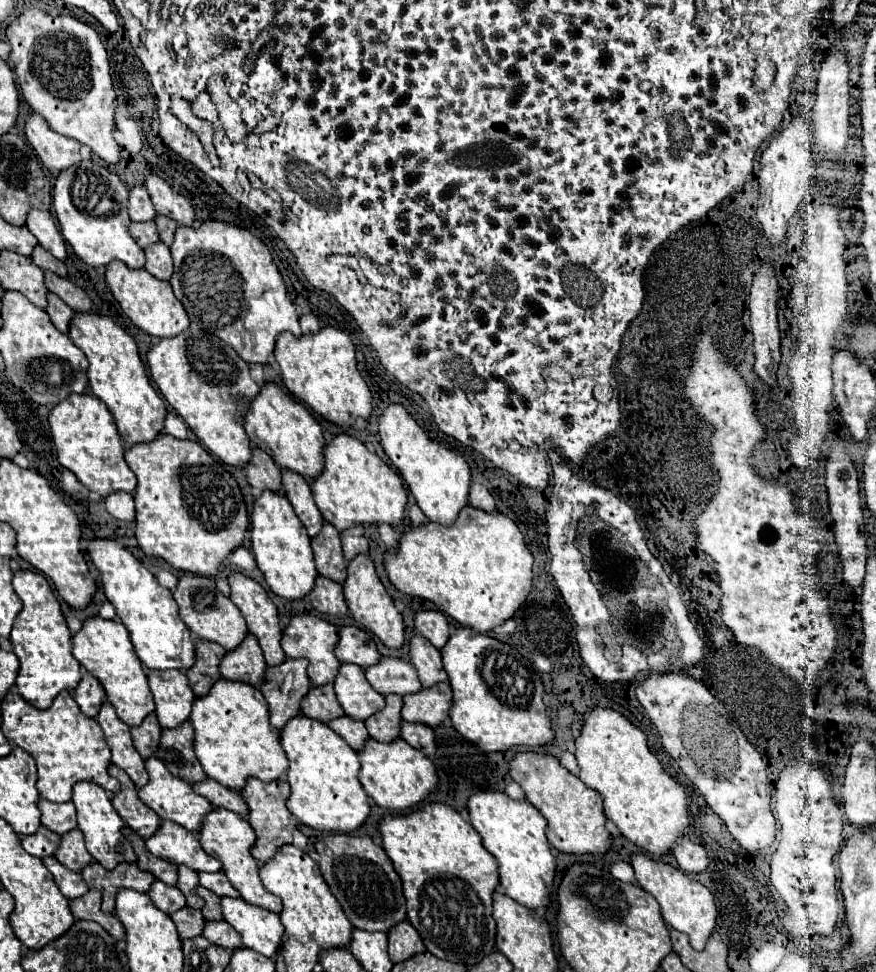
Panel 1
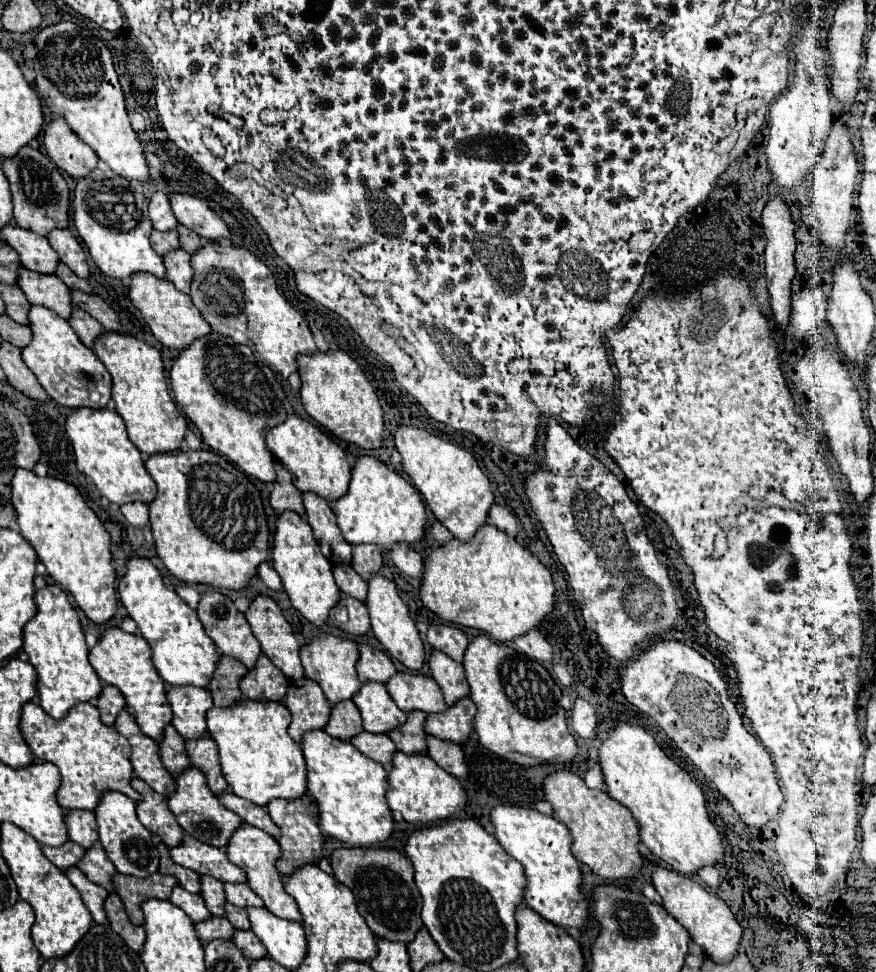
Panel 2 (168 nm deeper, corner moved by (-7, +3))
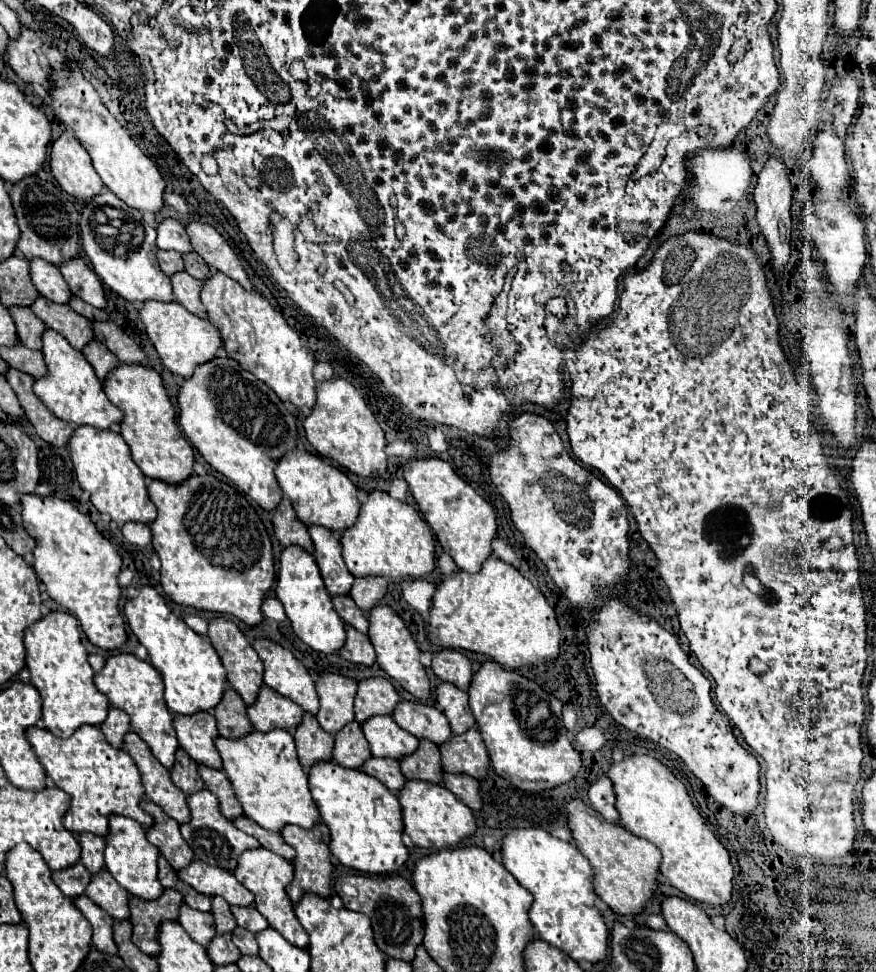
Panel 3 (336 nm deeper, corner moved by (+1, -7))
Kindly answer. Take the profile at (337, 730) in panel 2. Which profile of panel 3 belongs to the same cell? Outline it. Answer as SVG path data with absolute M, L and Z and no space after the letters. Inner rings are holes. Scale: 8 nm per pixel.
M357 720L343 726L335 736L333 746L333 762L345 766L345 768L361 768L361 762L369 758L369 744L361 732L361 726Z

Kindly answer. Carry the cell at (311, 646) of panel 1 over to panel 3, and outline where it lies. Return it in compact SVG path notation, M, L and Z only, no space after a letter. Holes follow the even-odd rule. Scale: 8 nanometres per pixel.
M319 672L317 680L317 694L319 694L319 712L317 722L329 734L335 734L355 718L353 700L357 694L357 682L343 674L335 672Z

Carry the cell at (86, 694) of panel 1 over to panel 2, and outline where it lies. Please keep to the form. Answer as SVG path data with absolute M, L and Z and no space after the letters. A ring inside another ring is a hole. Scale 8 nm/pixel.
M105 686L101 696L95 700L95 706L101 712L101 722L107 726L113 726L117 714L125 710L125 698L115 686Z

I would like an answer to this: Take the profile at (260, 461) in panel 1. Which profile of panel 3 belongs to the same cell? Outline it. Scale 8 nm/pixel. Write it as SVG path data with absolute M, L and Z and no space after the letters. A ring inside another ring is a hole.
M285 496L273 510L273 528L275 528L275 536L281 540L283 546L299 544L307 552L313 552L313 544L311 544L307 526L297 518L289 498L285 498Z

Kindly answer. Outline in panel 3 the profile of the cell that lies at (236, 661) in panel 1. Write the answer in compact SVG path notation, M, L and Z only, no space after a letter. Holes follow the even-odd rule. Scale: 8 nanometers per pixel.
M263 684L257 694L257 700L251 706L247 706L247 716L251 724L261 732L273 728L291 730L301 722L303 710L293 700L281 696L279 692Z

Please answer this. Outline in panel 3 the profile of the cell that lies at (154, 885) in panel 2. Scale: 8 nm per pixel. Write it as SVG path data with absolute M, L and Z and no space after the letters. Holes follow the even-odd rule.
M165 888L163 894L155 900L129 898L129 922L133 926L133 944L139 946L145 954L157 954L157 922L165 918L177 920L177 906L183 902L183 894L171 888Z

